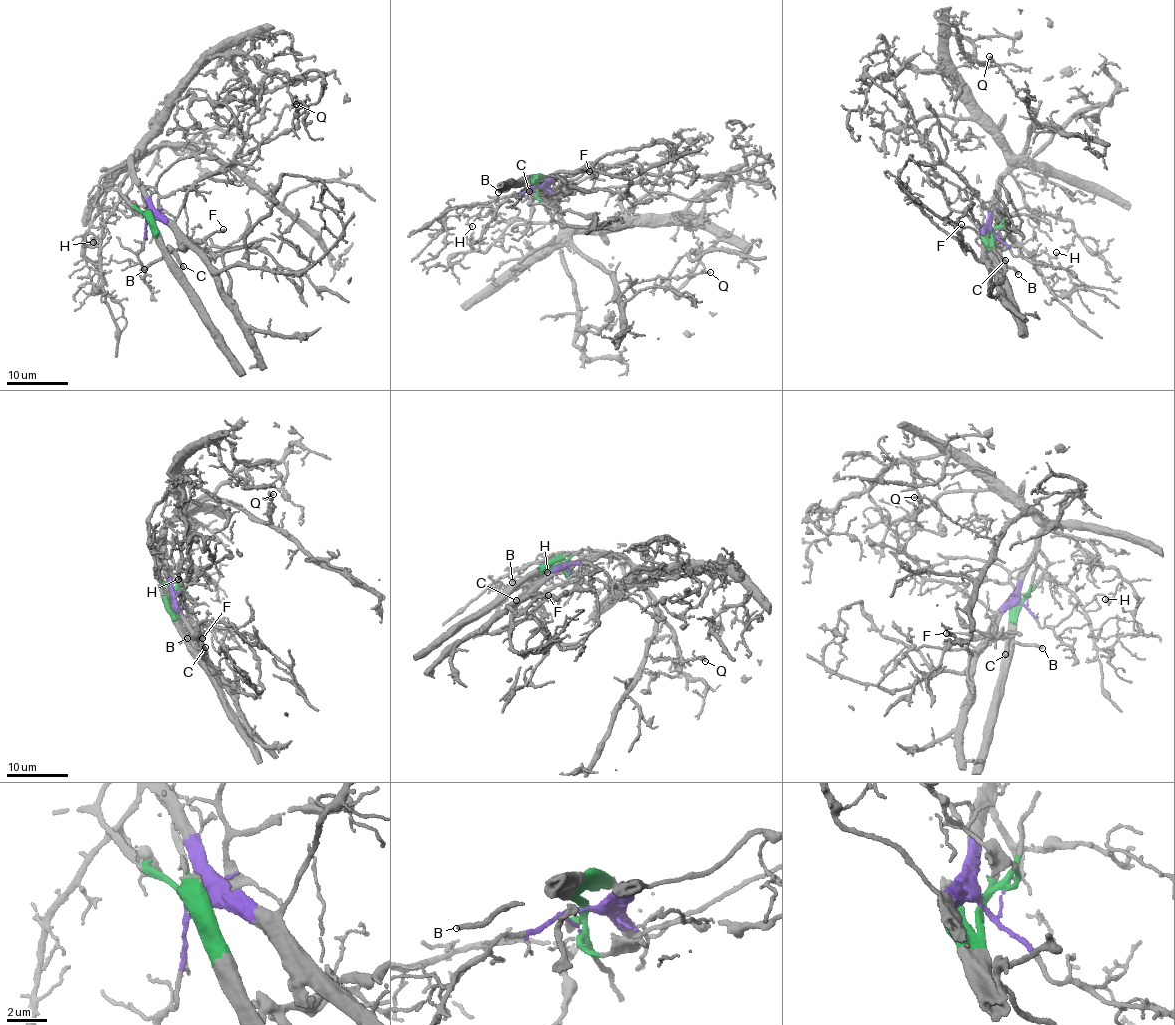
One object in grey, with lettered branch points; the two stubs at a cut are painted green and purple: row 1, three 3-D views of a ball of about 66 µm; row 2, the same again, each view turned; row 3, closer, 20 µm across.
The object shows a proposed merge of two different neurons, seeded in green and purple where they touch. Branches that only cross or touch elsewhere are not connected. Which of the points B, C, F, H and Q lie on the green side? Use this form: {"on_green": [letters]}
{"on_green": ["B", "C", "F"]}

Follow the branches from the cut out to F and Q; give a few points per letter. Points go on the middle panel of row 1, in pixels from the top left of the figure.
F: (538, 185), (527, 179), (540, 190), (562, 186), (589, 171)
Q: (538, 185), (554, 193), (554, 201), (560, 207), (568, 241), (617, 282), (658, 277), (679, 278), (710, 272)

